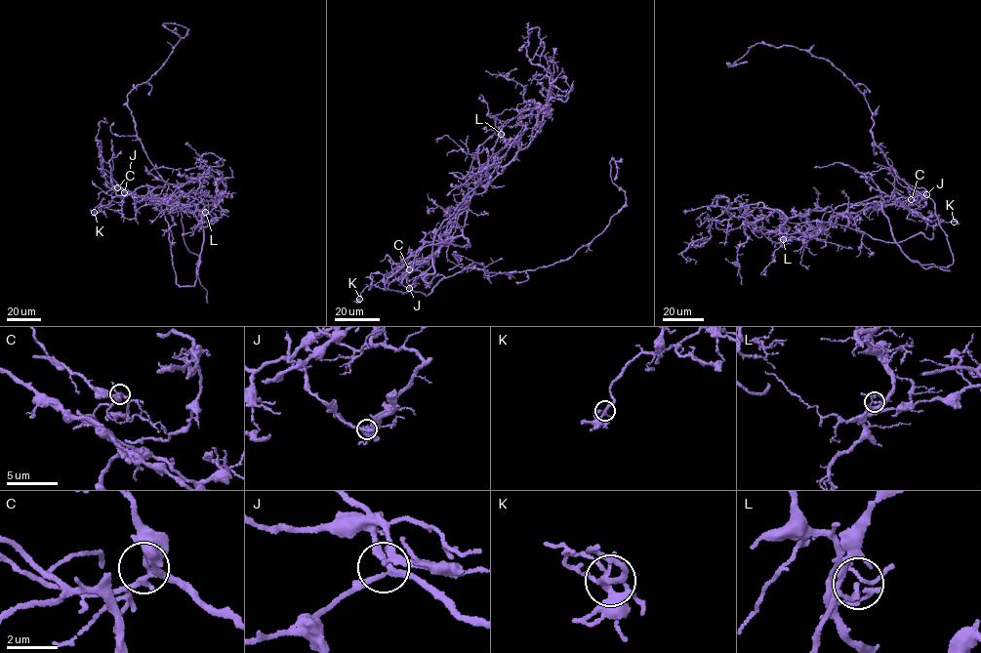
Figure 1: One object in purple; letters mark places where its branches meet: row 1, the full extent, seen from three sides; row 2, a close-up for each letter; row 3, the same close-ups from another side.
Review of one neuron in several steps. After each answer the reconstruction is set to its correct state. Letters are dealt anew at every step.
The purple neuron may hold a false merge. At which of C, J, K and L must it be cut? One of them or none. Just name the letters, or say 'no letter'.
L

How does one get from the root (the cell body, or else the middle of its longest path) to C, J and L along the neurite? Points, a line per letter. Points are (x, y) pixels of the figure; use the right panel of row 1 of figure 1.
C: (896, 176), (908, 184), (914, 197), (911, 199)
J: (896, 176), (908, 184), (916, 201), (926, 194)
L: (896, 176), (893, 199), (878, 205), (853, 205), (828, 222), (817, 220), (819, 228), (815, 234), (783, 239)

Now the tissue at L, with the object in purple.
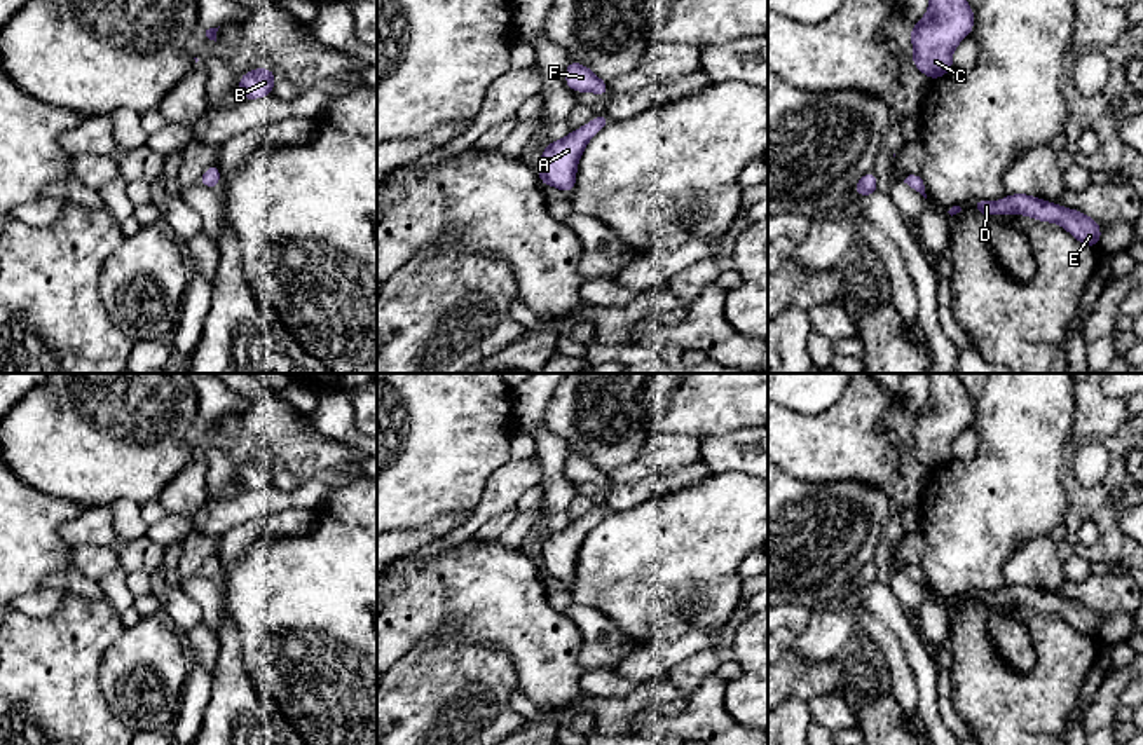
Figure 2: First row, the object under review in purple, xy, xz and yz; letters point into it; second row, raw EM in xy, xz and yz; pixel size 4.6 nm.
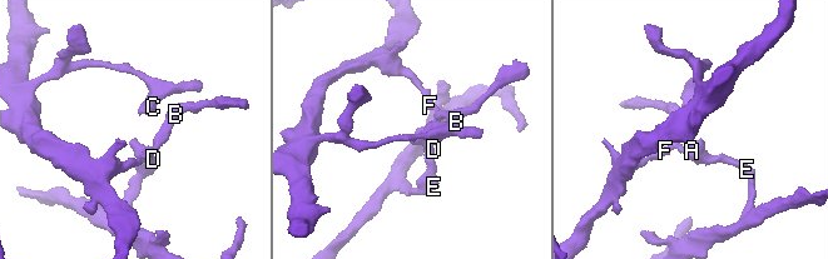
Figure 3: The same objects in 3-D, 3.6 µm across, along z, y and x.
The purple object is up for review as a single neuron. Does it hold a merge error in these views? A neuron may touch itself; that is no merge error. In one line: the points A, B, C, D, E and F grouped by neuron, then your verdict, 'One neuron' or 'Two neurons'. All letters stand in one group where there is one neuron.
Groups: A D E / B C F. Two neurons

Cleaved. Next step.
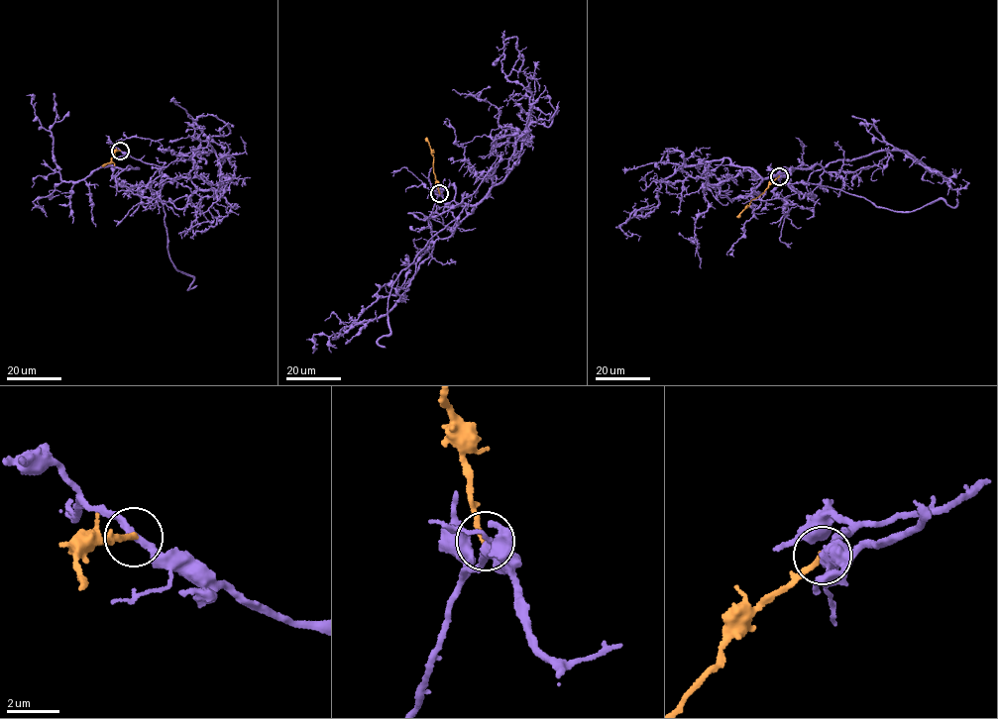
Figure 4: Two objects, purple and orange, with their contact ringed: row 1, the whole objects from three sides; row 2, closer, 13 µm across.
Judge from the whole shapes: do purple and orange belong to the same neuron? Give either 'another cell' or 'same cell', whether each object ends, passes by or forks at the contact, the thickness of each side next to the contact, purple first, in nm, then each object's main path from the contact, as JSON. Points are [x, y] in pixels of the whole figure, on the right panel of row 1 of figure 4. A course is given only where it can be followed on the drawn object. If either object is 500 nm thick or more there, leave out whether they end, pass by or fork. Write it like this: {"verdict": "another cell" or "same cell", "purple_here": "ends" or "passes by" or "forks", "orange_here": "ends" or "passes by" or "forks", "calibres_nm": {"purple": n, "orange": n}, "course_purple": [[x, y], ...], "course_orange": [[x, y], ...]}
{"verdict": "same cell", "purple_here": "passes by", "orange_here": "ends", "calibres_nm": {"purple": 240, "orange": 240}, "course_purple": [[779, 176], [815, 163], [787, 185], [814, 202], [810, 176], [842, 158], [897, 150], [926, 166], [864, 124]], "course_orange": [[778, 176], [736, 217]]}

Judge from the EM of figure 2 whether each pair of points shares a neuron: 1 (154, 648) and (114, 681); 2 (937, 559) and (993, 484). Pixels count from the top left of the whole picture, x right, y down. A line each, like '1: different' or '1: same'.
1: same
2: same

